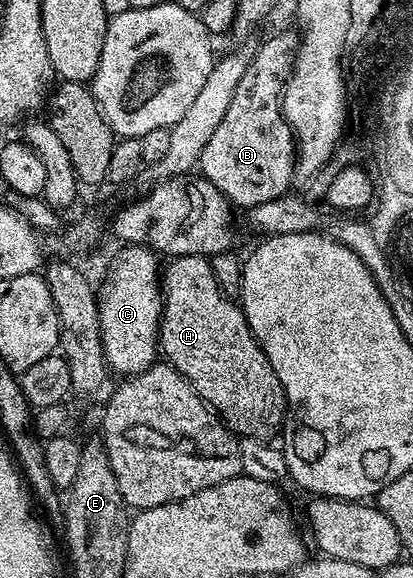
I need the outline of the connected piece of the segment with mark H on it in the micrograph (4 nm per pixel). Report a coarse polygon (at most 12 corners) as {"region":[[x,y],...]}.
{"region":[[207,257],[165,265],[161,355],[235,436],[284,386]]}

